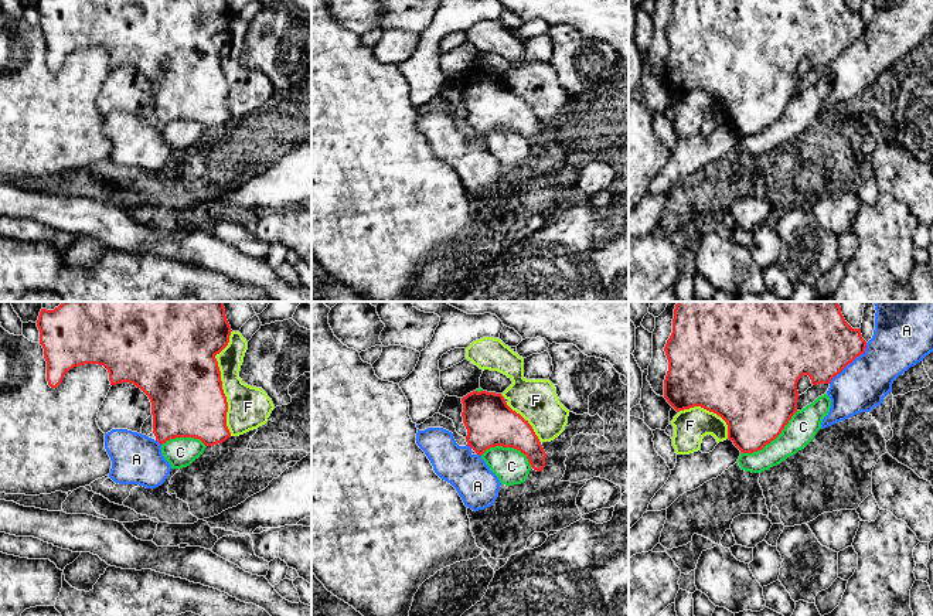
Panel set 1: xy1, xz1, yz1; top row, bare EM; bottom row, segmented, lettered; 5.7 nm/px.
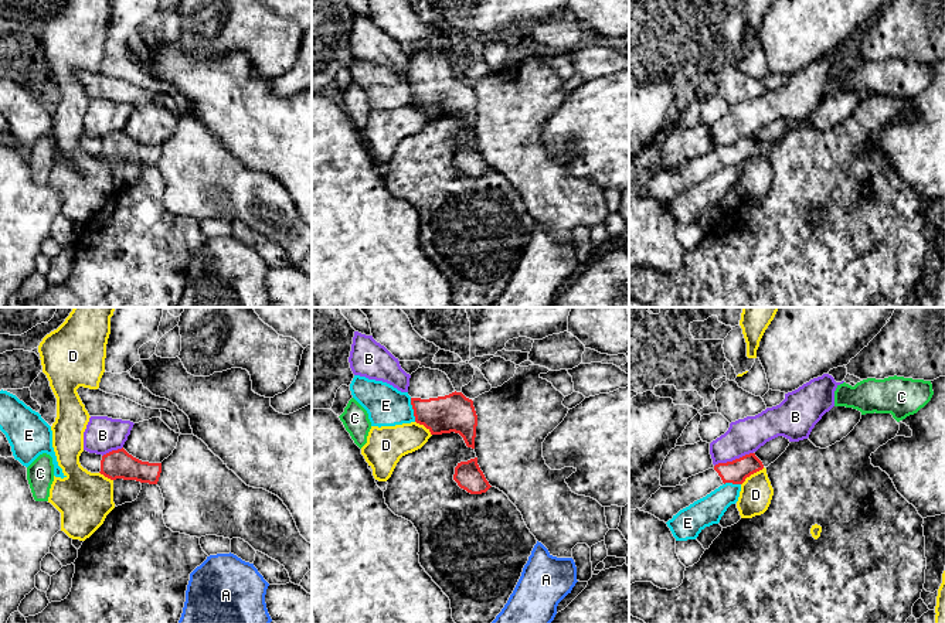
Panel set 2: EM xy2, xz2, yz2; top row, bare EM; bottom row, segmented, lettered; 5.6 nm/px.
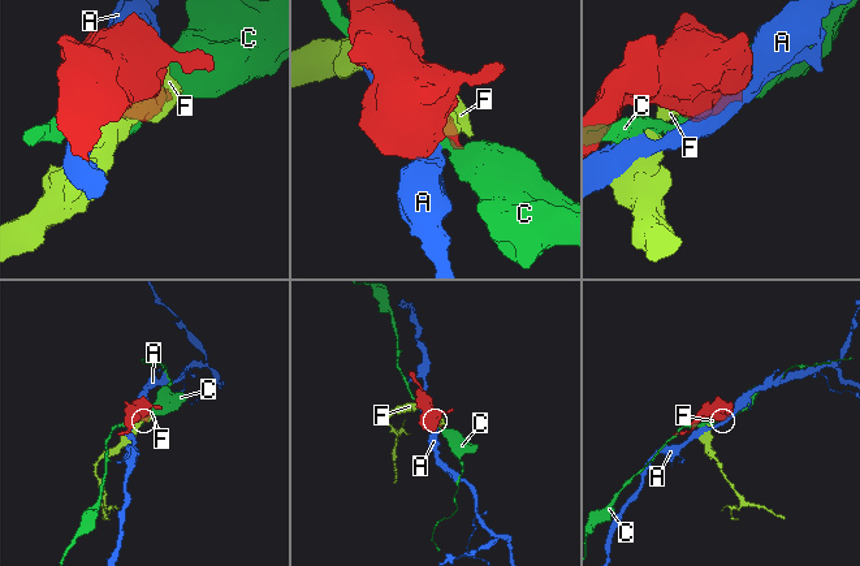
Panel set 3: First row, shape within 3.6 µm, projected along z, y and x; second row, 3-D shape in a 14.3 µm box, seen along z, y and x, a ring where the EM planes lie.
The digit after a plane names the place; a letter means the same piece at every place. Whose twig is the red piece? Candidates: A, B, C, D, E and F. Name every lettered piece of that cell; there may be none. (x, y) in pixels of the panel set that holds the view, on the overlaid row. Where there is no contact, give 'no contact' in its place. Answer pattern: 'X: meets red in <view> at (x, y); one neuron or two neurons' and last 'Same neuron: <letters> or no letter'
A: meets red in yz1 at (850, 363); two neurons
B: meets red in yz2 at (733, 460); two neurons
C: meets red in yz1 at (770, 441); two neurons
D: meets red in yz2 at (751, 473); two neurons
E: meets red in xz2 at (412, 408); two neurons
F: meets red in xy1 at (221, 383); two neurons
Same neuron: no letter

